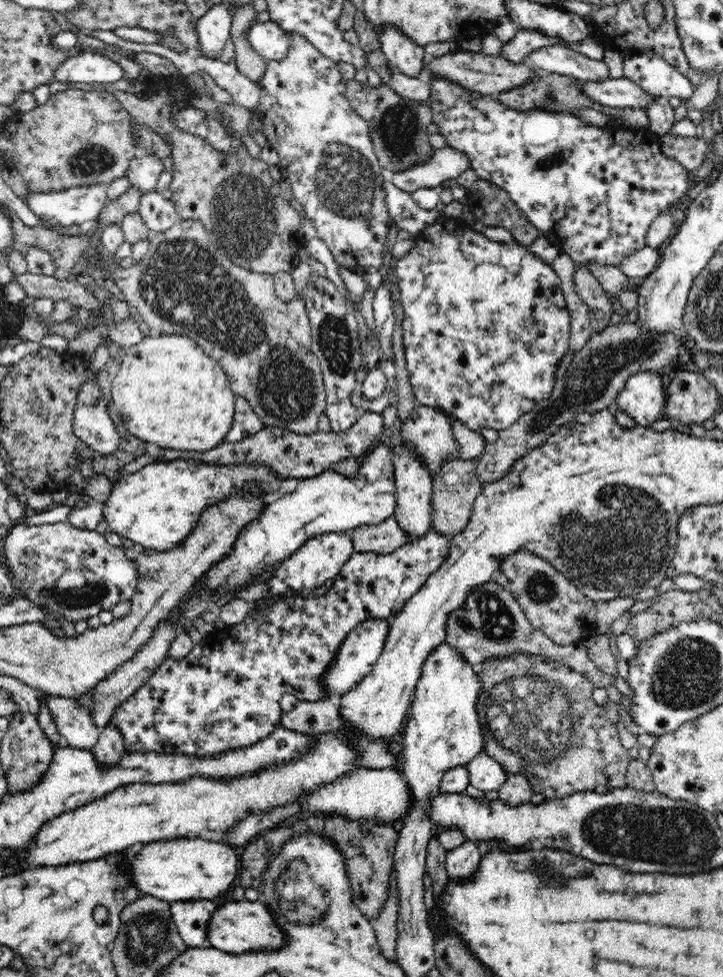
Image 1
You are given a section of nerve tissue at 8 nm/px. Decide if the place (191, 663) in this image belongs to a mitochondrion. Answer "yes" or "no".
no

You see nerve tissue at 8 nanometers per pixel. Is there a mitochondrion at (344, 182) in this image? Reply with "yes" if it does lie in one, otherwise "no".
yes

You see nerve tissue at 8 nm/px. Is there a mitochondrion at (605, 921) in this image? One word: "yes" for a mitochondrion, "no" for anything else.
no

